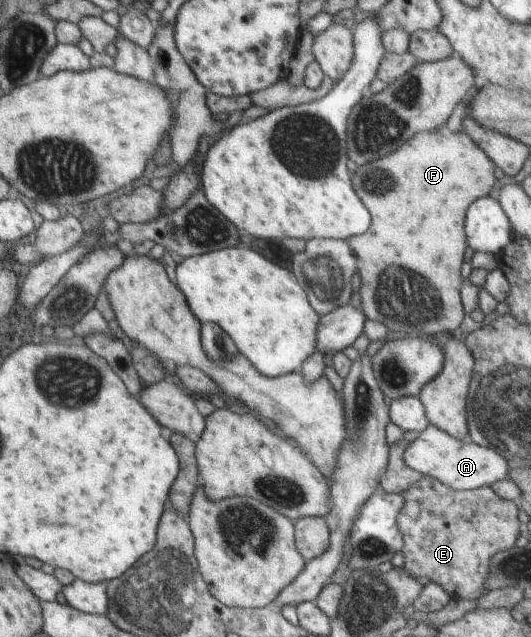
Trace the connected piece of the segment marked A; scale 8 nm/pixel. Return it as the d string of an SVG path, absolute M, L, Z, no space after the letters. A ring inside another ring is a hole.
M429 424L420 432L418 438L408 444L404 452L404 461L408 467L430 476L456 491L473 490L491 486L497 481L509 478L513 456L501 454L496 449L482 447L470 439L460 440L445 431Z

